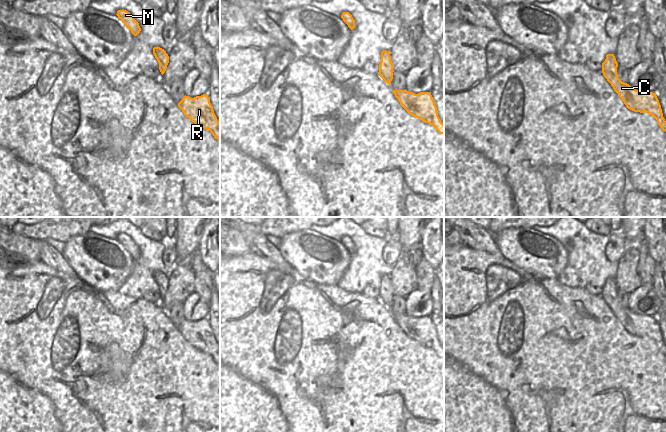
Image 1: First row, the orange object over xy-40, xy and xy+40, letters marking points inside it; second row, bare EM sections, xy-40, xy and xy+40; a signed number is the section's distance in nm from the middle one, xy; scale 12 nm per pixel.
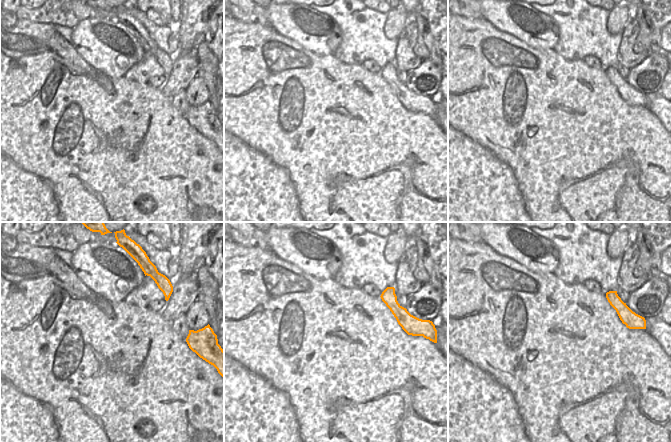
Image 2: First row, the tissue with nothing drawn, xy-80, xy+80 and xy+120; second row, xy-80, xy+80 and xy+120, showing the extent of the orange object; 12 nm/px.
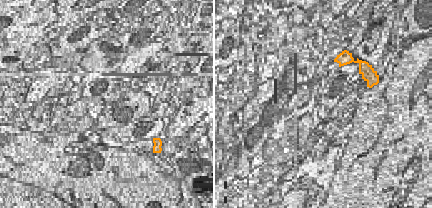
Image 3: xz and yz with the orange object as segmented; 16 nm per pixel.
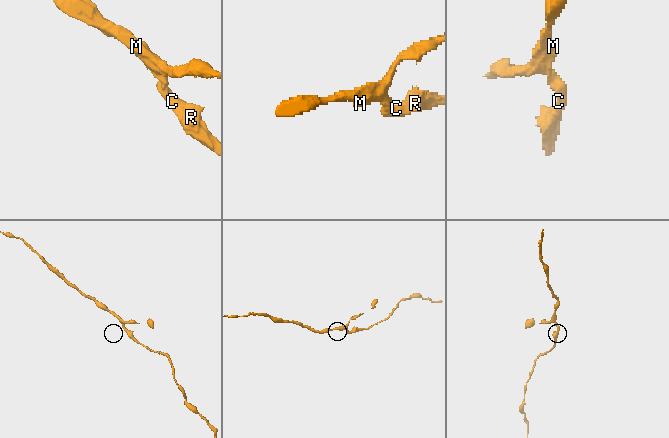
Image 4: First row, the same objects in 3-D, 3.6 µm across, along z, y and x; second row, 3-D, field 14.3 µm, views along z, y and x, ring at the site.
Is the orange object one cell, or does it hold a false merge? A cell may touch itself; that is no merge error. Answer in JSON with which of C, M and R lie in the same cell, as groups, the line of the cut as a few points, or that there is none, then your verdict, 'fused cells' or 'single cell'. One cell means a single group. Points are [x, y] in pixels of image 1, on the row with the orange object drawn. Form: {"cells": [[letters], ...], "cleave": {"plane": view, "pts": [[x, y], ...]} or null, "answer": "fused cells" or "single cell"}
{"cells": [["C", "M", "R"]], "cleave": null, "answer": "single cell"}

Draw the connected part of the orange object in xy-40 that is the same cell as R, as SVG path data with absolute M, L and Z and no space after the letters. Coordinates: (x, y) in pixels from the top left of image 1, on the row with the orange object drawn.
M207 94L194 98L185 95L178 103L178 107L193 123L210 131L214 138L220 141L220 122Z

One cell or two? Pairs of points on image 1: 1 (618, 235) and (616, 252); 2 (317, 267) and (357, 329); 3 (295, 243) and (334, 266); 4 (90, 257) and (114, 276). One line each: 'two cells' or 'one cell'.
1: one cell
2: two cells
3: one cell
4: one cell

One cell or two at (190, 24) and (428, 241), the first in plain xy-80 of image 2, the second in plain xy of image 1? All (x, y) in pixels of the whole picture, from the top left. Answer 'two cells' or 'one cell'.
two cells

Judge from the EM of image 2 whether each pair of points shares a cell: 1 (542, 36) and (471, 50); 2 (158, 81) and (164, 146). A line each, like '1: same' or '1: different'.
1: different
2: different

